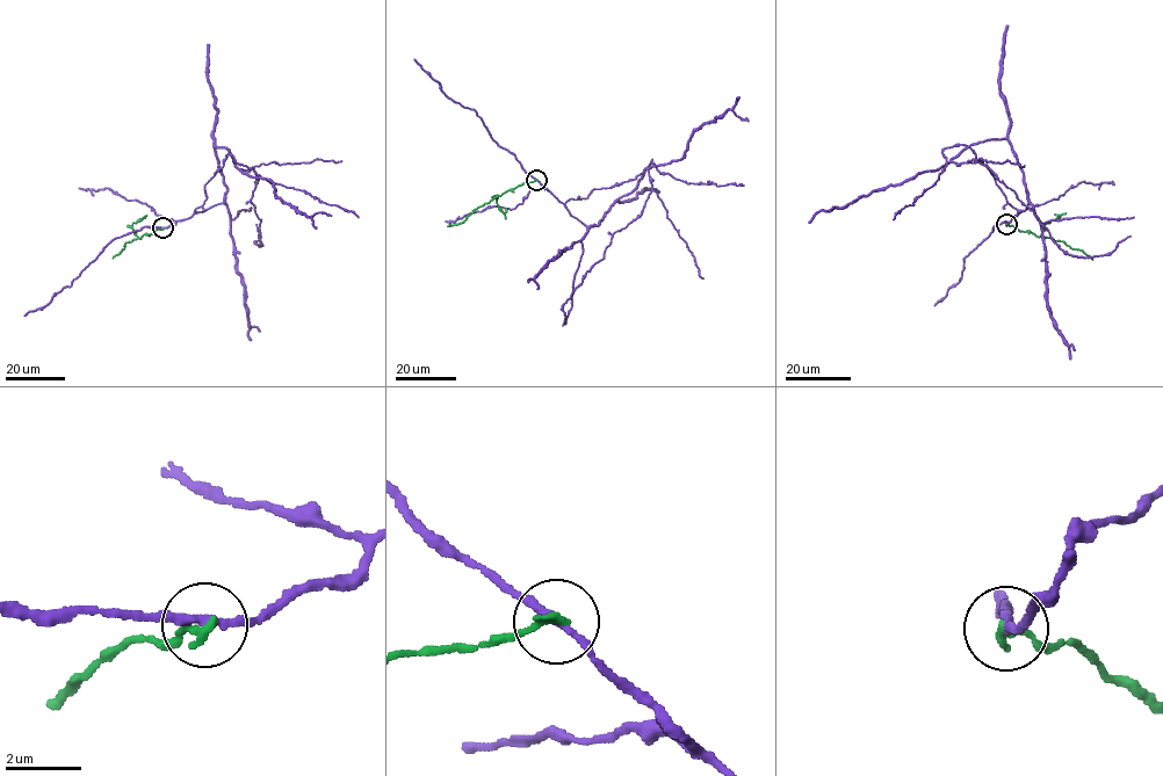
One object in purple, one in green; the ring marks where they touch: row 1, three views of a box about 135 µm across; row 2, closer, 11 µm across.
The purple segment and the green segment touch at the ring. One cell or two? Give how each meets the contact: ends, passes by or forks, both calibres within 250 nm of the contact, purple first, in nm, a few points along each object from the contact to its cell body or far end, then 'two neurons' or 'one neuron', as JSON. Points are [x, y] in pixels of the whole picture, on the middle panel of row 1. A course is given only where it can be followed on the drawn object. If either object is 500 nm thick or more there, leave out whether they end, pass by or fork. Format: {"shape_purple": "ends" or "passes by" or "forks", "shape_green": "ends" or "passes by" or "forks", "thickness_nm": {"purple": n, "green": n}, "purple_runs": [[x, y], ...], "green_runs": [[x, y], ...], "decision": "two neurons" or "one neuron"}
{"shape_purple": "passes by", "shape_green": "ends", "thickness_nm": {"purple": 190, "green": 240}, "purple_runs": [[536, 180], [586, 226], [598, 225], [647, 168], [651, 185], [641, 215], [613, 234], [563, 304], [562, 325]], "green_runs": [[536, 180], [510, 189], [477, 208], [461, 223], [447, 226]], "decision": "two neurons"}

